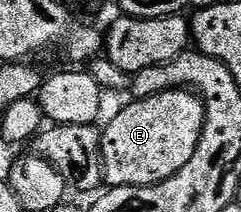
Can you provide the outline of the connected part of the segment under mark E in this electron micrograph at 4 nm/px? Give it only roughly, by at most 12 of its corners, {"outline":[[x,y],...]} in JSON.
{"outline":[[171,88],[101,132],[113,188],[160,184],[197,150],[205,110]]}

